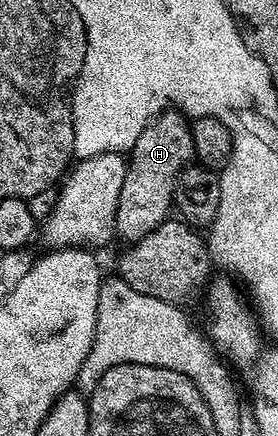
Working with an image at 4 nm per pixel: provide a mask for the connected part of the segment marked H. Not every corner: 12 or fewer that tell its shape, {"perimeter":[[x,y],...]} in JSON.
{"perimeter":[[163,111],[137,137],[115,234],[130,245],[173,211],[192,162],[188,116]]}

